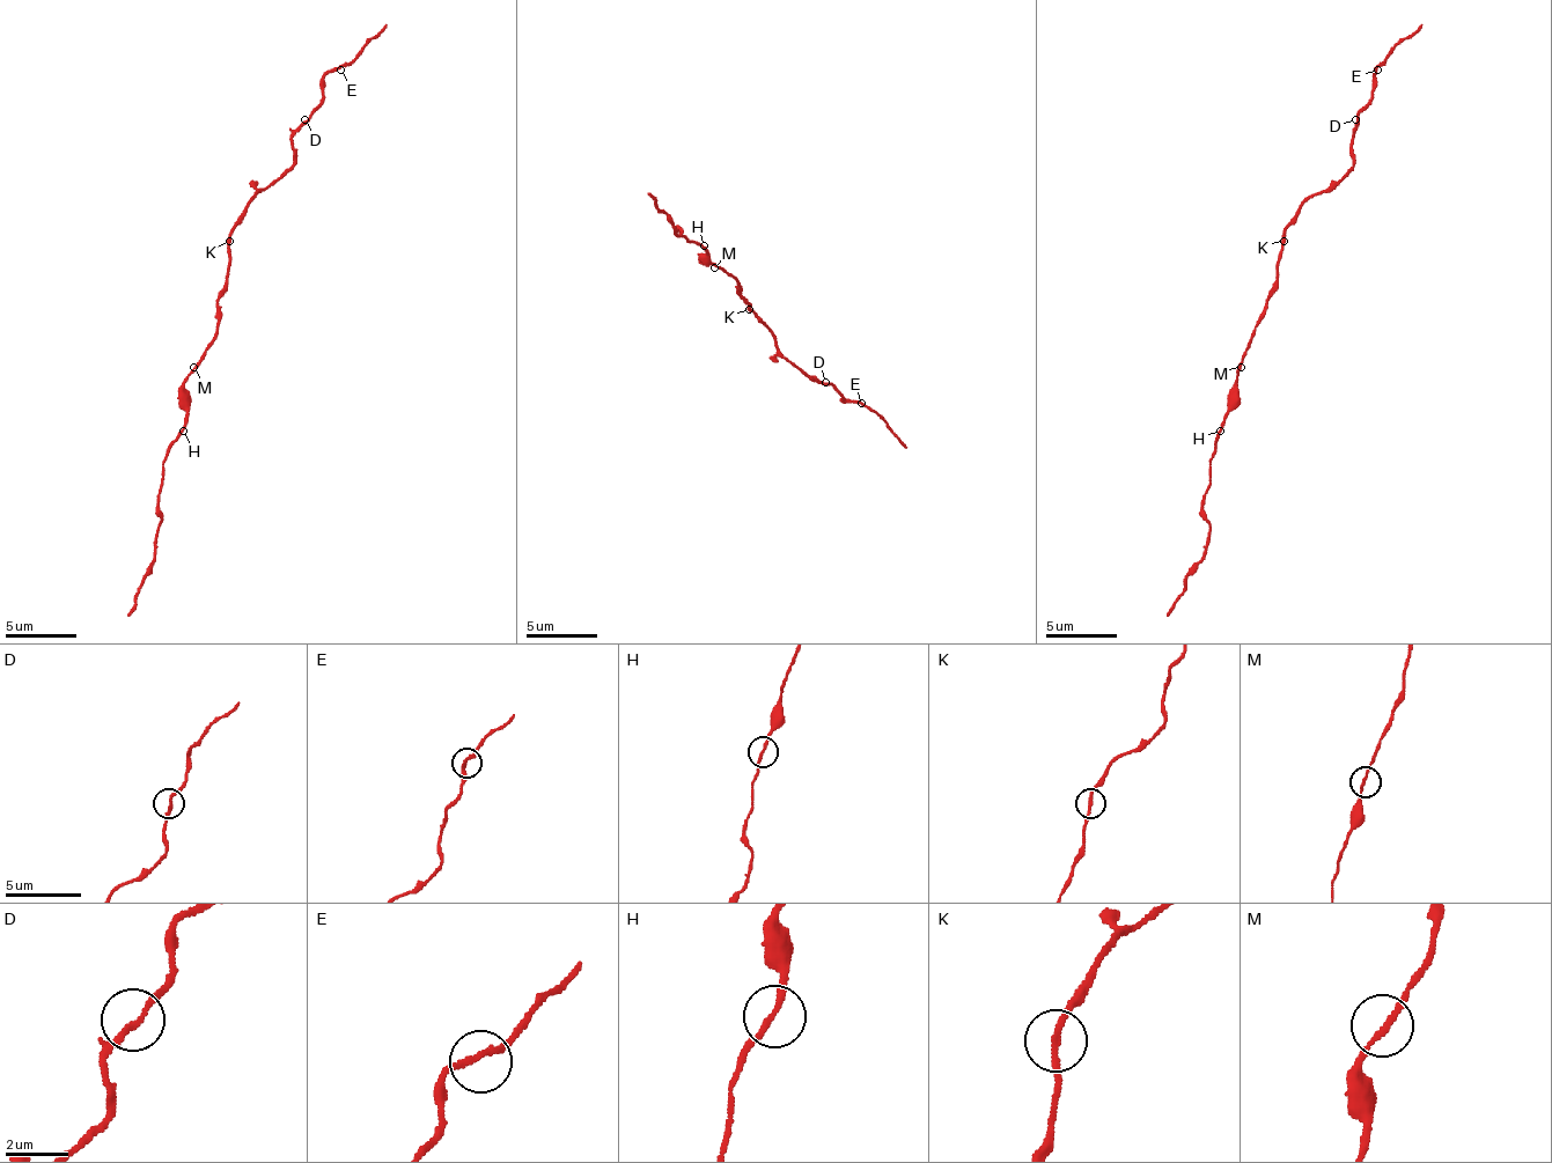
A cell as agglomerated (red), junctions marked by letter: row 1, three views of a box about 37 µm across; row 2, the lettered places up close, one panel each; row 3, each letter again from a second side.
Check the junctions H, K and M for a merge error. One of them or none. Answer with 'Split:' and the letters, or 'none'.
Split: K

